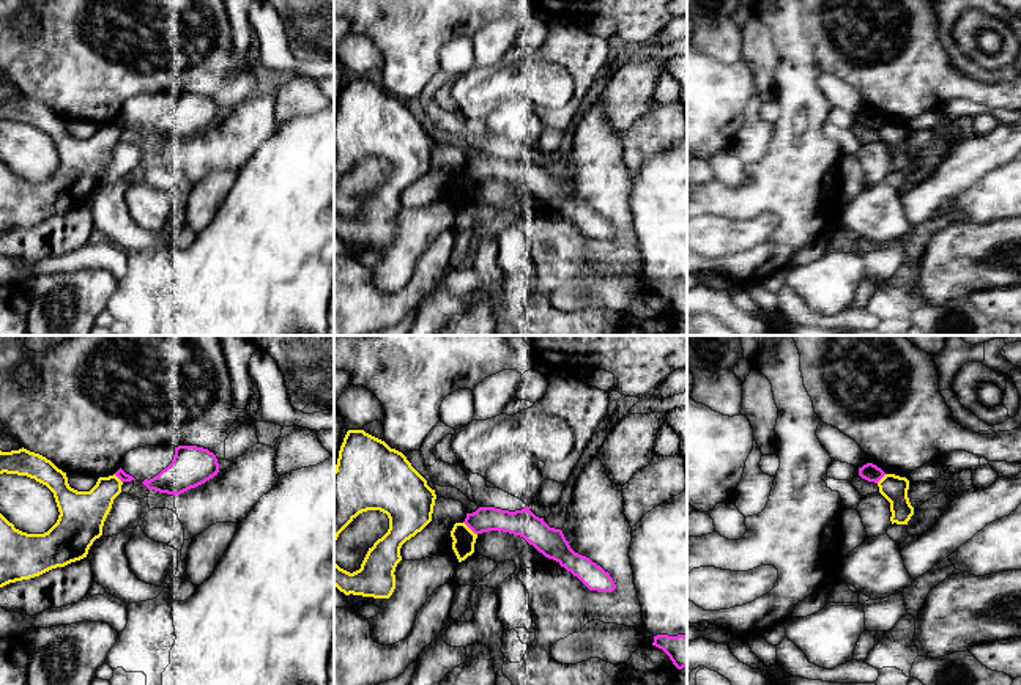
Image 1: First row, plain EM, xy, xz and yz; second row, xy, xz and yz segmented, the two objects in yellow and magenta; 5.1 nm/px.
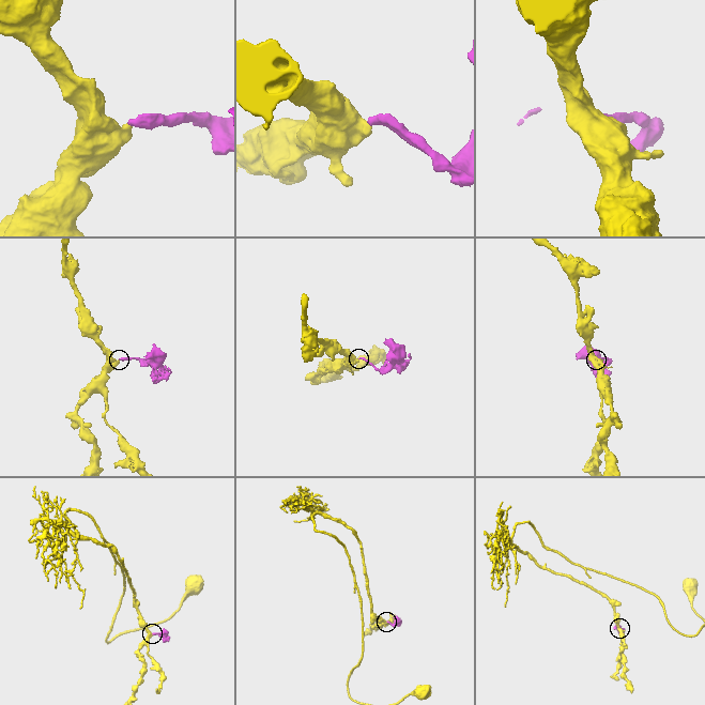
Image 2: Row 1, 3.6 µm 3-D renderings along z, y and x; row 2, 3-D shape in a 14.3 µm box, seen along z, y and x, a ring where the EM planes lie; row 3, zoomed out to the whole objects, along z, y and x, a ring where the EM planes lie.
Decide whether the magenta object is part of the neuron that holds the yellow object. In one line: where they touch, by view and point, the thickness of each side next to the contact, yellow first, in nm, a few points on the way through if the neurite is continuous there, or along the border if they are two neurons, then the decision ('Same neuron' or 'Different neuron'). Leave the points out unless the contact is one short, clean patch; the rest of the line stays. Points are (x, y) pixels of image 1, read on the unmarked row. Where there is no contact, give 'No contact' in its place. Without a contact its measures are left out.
Touches yellow at xz (468, 175). Thickness 110 nm (yellow) against 130 nm. Boundary: xz (464, 169), (476, 181). Different neuron

